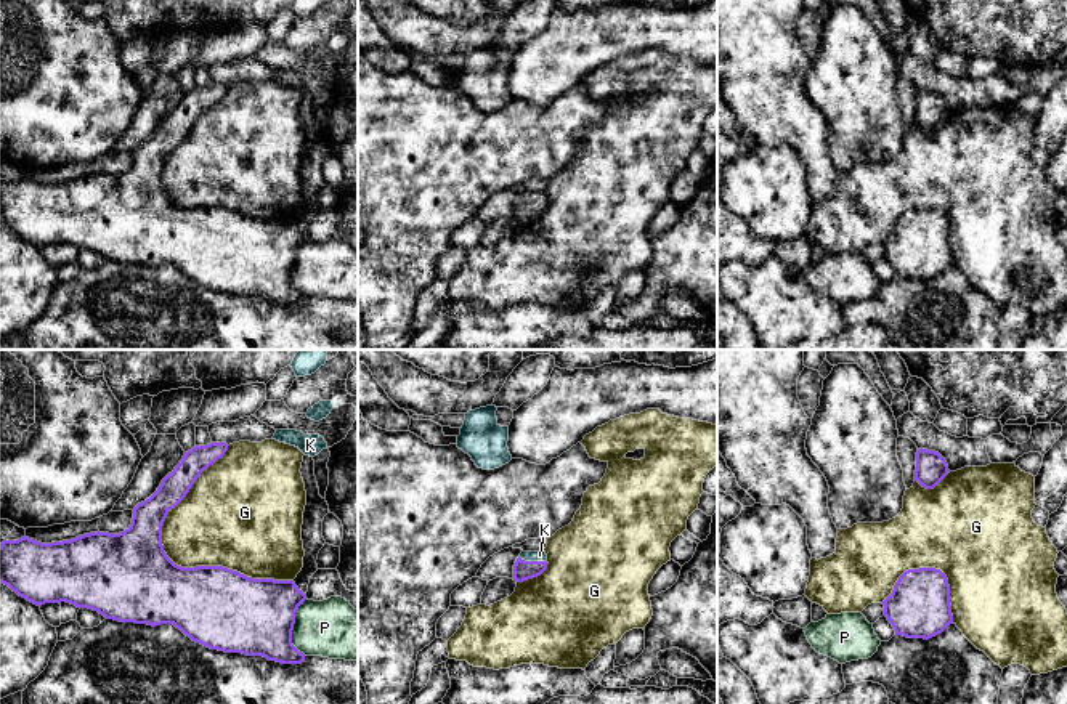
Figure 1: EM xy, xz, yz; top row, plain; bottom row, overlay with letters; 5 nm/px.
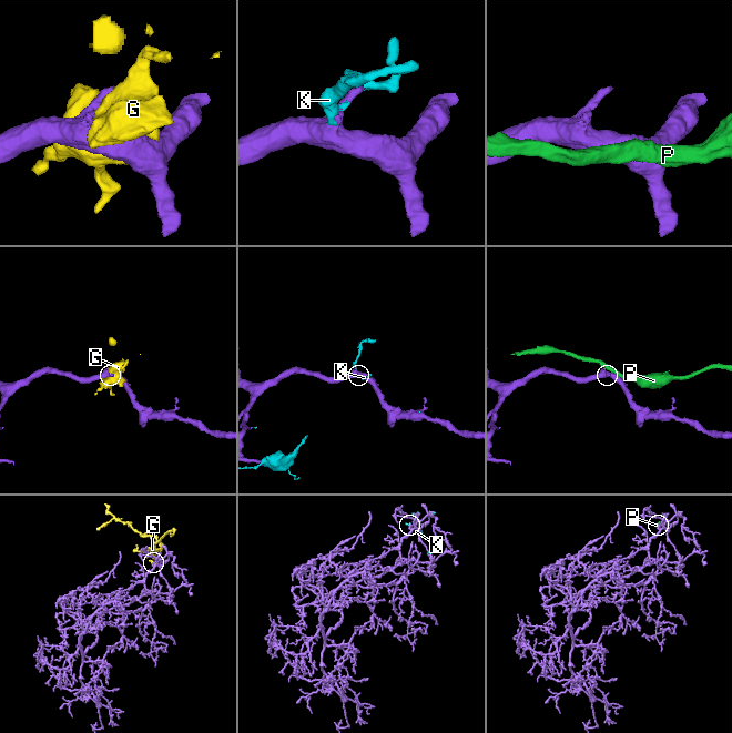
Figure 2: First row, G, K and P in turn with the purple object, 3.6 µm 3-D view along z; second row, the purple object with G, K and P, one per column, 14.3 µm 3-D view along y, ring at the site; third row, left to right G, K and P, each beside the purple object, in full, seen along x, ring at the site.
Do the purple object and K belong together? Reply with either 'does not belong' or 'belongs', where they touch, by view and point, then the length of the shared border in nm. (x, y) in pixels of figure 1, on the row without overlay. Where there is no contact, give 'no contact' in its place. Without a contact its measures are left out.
belongs | xz (533, 202) | 150 nm

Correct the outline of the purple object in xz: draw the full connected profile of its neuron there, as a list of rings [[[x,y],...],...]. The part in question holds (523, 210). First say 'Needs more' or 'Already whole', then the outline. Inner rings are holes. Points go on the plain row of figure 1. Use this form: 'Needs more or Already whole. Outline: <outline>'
Needs more. Outline: [[[521,192],[513,205],[513,221],[523,223],[541,216],[547,210],[547,196],[539,192]]]

